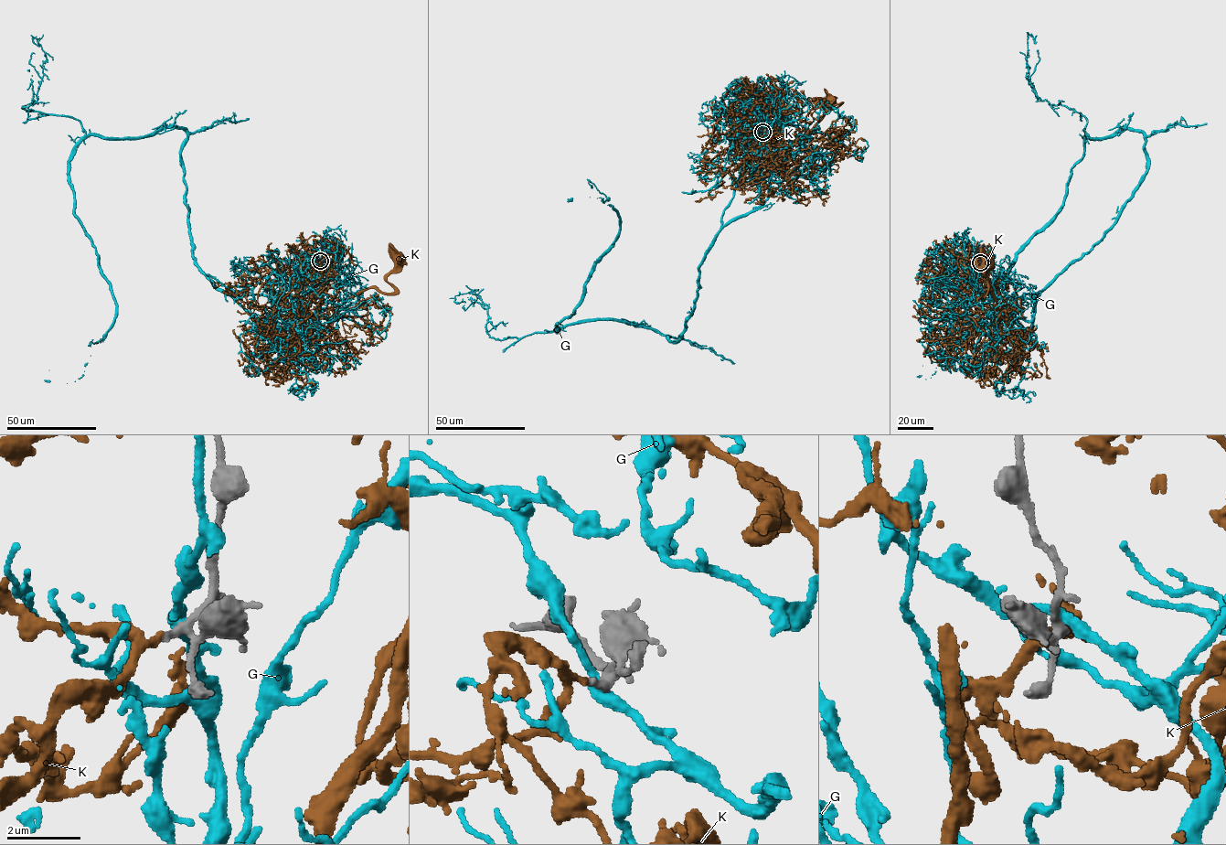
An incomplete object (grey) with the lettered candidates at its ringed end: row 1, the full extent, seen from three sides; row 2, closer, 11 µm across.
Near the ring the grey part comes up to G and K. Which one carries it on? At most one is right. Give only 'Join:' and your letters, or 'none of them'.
Join: K

